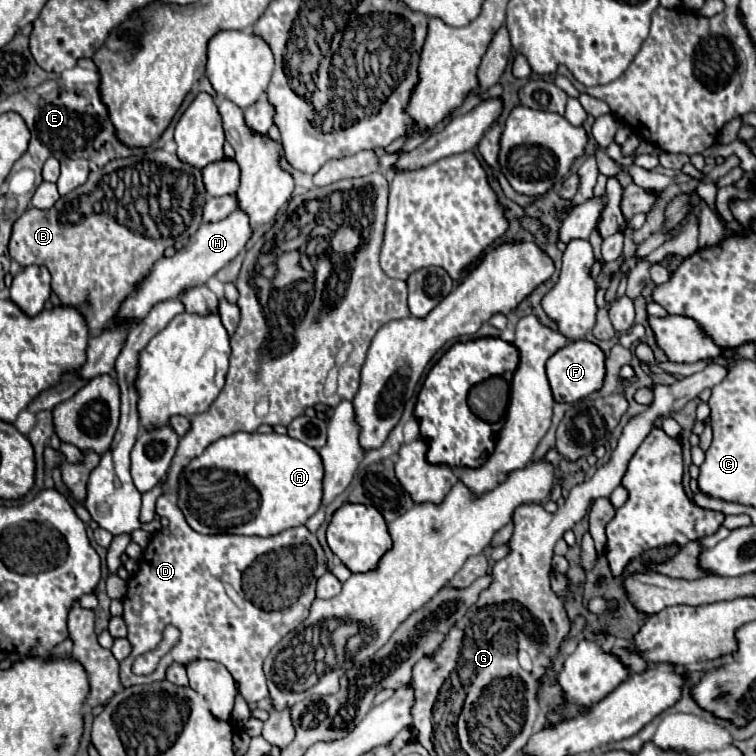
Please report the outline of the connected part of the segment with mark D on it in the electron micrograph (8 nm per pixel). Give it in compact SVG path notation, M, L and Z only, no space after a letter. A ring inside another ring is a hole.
M160 495L156 501L156 513L168 517L170 525L152 537L144 555L140 559L140 569L134 575L134 591L126 593L126 611L124 621L128 625L128 639L132 643L132 655L120 663L120 681L122 685L138 685L162 681L166 667L172 661L186 665L192 659L214 659L222 663L232 677L240 683L240 693L248 703L256 703L268 697L266 691L258 691L256 673L262 673L262 661L270 649L290 631L294 631L310 613L314 601L316 581L326 573L326 555L316 535L310 533L304 525L286 529L270 537L244 537L244 535L202 535L186 523L182 511L178 509L178 495ZM166 625L180 629L180 641L168 655L164 655L158 667L150 675L136 675L130 669L132 659L154 649Z

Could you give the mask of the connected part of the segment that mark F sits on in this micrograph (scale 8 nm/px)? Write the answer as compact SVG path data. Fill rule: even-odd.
M568 341L566 347L558 349L546 363L548 381L552 387L552 395L556 403L574 403L590 393L598 391L604 381L604 353L598 345L590 341Z

